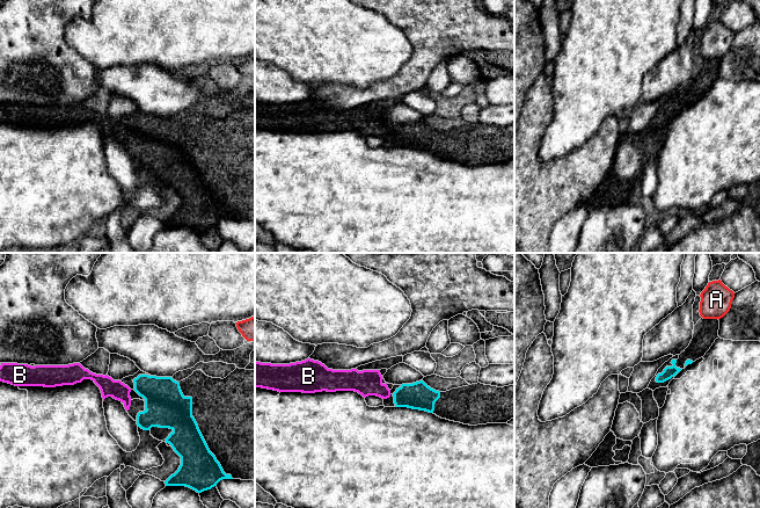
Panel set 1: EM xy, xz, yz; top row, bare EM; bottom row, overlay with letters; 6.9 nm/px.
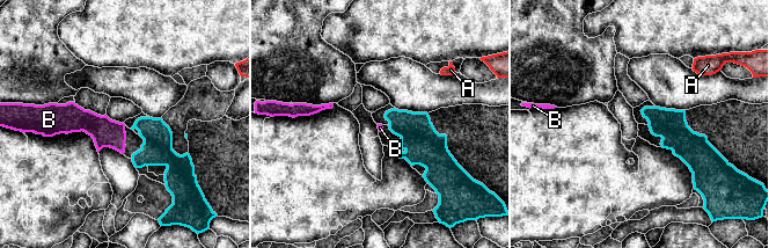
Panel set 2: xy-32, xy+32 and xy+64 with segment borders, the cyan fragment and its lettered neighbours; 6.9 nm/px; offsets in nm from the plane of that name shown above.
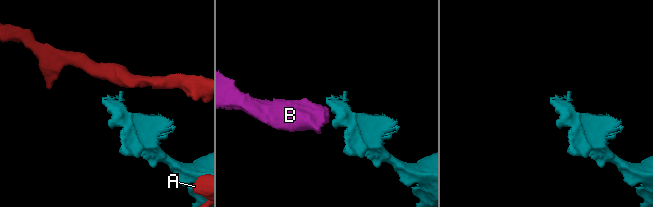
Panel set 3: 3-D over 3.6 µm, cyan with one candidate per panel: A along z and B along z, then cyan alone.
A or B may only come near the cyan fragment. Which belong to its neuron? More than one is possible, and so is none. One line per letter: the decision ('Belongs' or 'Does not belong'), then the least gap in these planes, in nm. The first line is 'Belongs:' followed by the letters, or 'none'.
Belongs: B
A: Does not belong. Distance 300 nm
B: Belongs. Distance 20 nm

